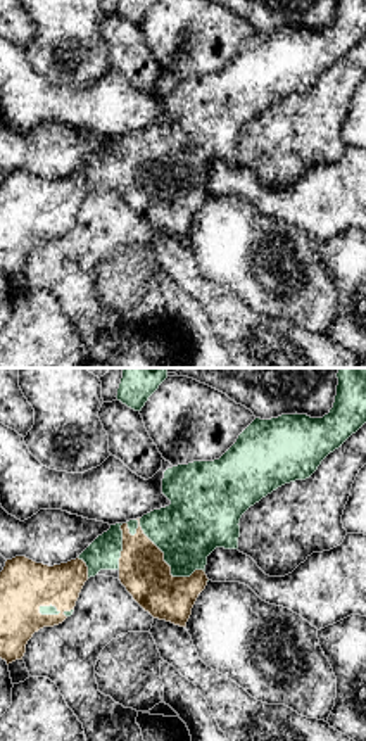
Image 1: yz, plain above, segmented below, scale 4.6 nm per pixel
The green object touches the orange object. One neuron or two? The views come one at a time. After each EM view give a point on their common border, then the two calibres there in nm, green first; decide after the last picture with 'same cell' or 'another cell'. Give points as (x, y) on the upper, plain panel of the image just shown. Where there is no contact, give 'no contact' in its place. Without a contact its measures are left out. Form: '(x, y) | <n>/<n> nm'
(164, 170) | 320/220 nm

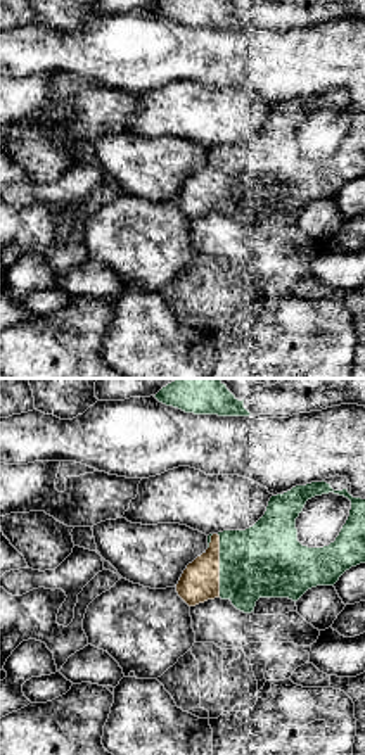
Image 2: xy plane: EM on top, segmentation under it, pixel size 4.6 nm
(220, 178) | 340/180 nm

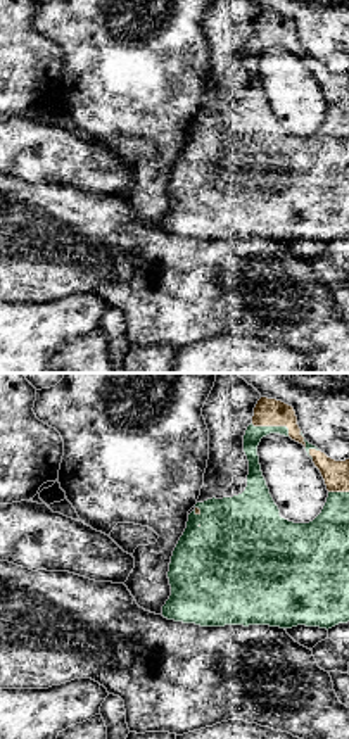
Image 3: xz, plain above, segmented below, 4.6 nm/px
(273, 40) | 80/130 nm

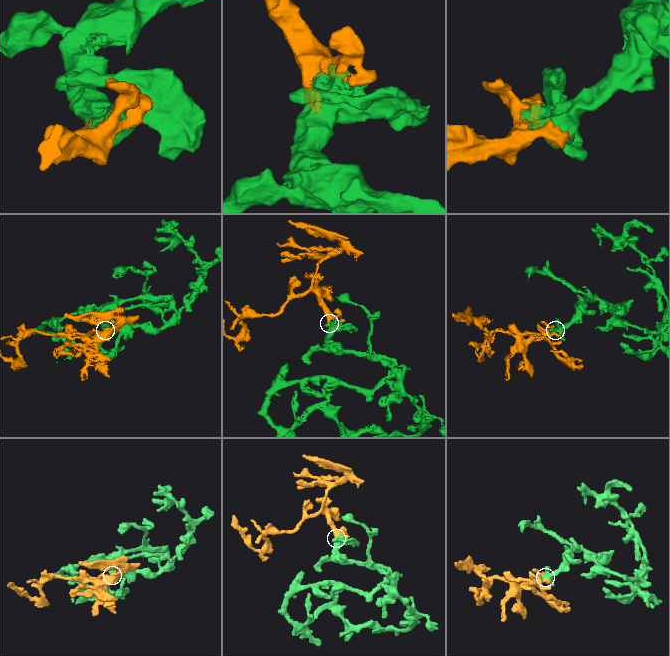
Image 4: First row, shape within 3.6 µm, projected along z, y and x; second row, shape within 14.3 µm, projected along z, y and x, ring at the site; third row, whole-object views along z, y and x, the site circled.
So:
same cell

